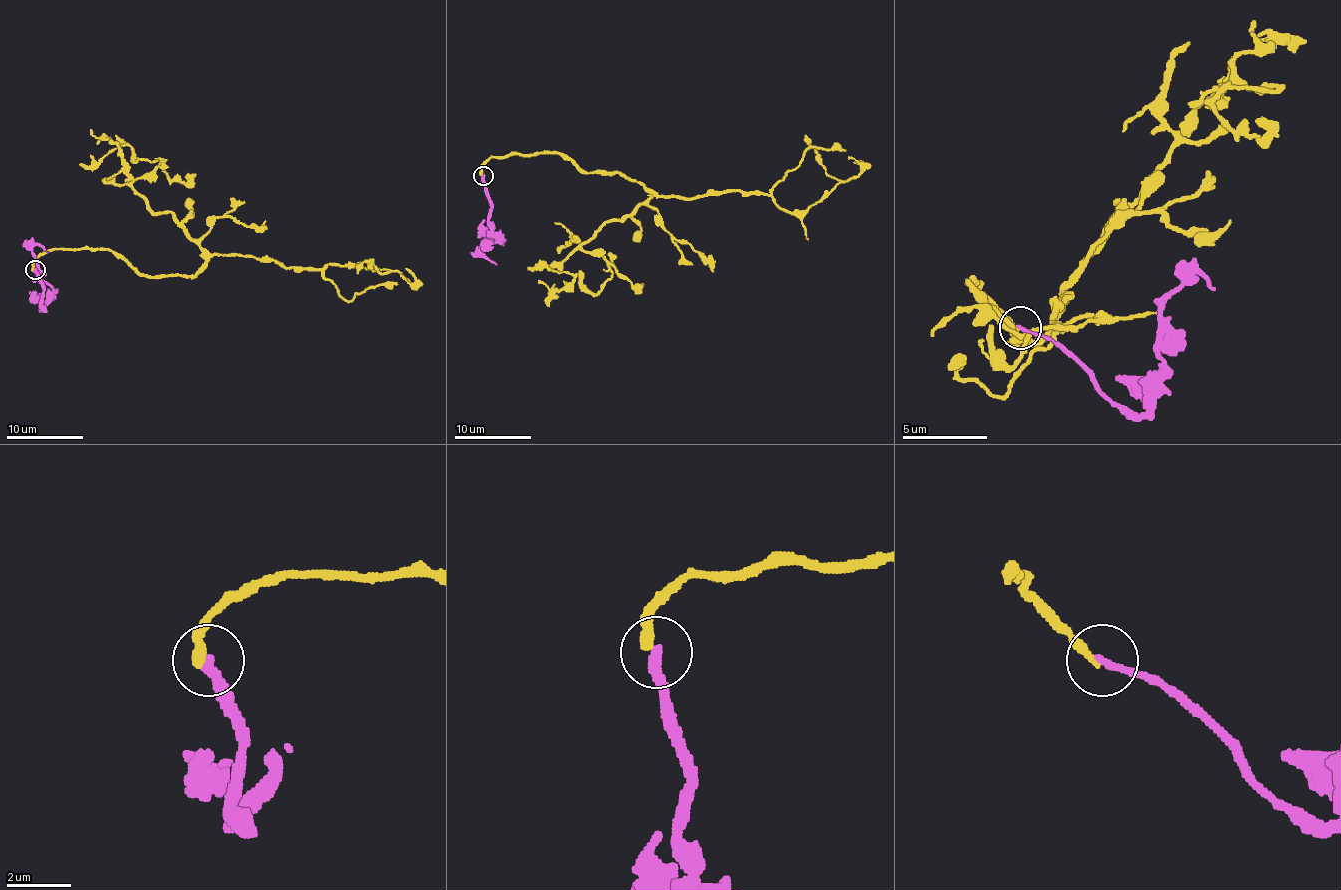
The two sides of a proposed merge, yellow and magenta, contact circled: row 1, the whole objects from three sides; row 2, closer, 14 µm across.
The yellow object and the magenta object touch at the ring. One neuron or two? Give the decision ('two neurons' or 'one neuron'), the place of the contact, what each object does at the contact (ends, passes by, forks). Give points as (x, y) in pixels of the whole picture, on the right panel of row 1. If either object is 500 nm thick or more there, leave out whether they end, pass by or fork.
two neurons; place (1020, 327); yellow ends; magenta ends

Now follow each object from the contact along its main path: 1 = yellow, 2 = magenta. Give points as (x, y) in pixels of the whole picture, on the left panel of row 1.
1: (34, 269), (43, 251), (111, 249), (151, 277), (204, 261), (132, 186), (163, 161), (128, 145), (80, 163)
2: (36, 269), (43, 302), (41, 307), (49, 286), (41, 278), (37, 259), (32, 253), (36, 246), (49, 251)

